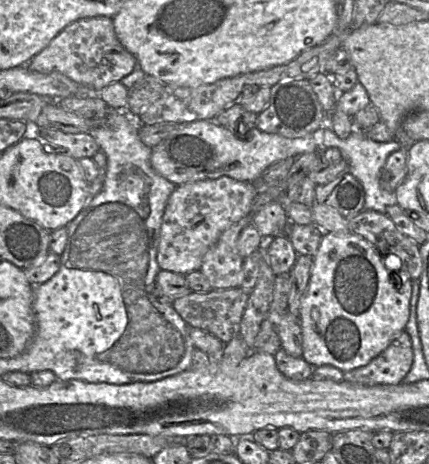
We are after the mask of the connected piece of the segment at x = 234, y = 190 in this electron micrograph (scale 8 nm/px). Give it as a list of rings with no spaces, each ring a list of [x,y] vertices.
[[[229,176],[177,186],[167,201],[162,219],[157,253],[160,269],[182,275],[199,270],[204,255],[221,234],[252,214],[252,204],[258,191],[254,183],[238,181]]]

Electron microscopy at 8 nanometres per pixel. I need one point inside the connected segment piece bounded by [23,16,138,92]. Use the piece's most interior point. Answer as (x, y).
(88, 52)

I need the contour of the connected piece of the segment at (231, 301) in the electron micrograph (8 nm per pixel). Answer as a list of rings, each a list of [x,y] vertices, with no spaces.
[[[241,288],[213,289],[207,293],[191,292],[173,301],[173,308],[191,327],[204,330],[227,344],[240,336],[240,323],[244,314],[249,293]]]

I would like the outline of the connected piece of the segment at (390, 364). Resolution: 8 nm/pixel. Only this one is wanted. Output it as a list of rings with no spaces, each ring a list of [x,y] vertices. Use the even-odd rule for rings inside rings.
[[[405,329],[367,365],[344,372],[344,380],[363,386],[398,385],[413,364],[413,348]]]

